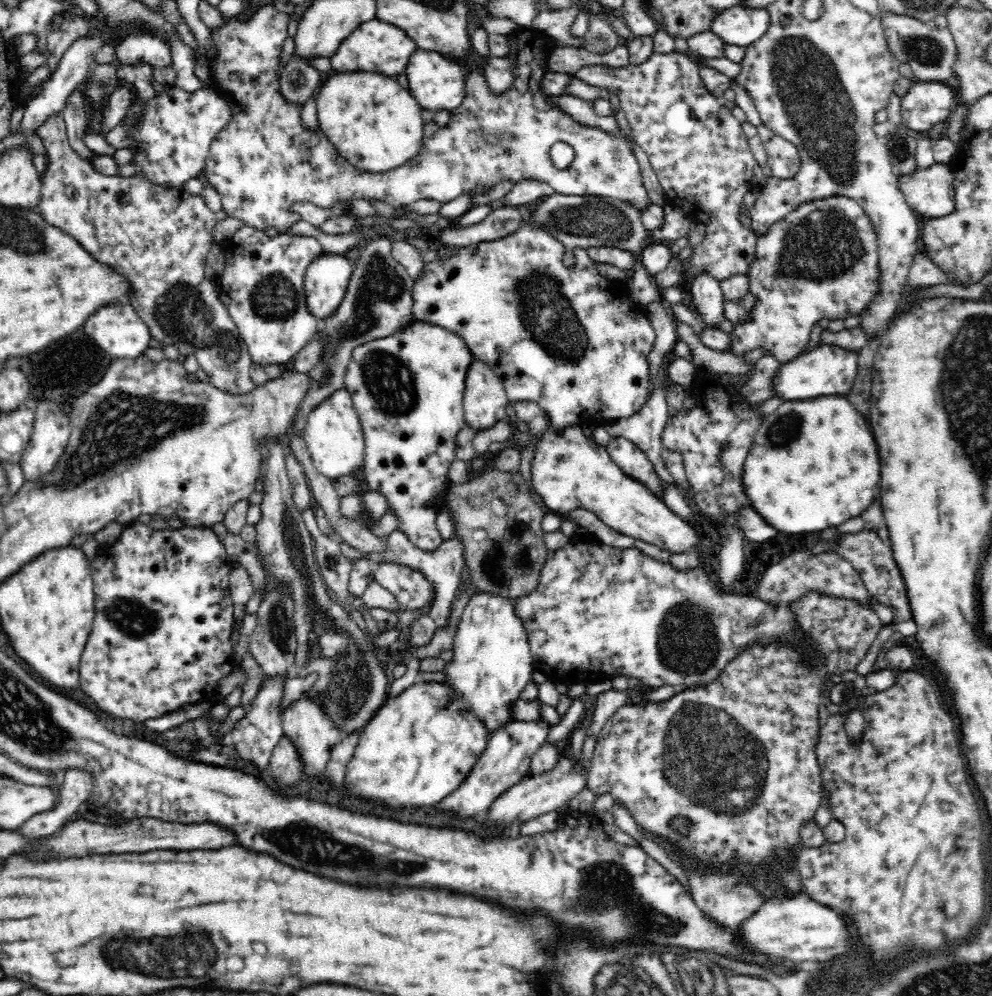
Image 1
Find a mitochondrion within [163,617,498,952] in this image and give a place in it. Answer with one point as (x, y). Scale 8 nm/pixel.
(309, 846)

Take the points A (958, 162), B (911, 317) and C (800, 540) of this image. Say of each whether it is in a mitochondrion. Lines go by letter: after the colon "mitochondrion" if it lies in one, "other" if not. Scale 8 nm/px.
A: other
B: other
C: other

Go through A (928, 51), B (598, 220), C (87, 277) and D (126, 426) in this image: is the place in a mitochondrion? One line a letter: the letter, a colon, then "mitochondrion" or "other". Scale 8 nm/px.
A: mitochondrion
B: mitochondrion
C: other
D: mitochondrion

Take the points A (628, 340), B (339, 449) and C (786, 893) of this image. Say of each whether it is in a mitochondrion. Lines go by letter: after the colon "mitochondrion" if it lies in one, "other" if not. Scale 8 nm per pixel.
A: other
B: other
C: other

